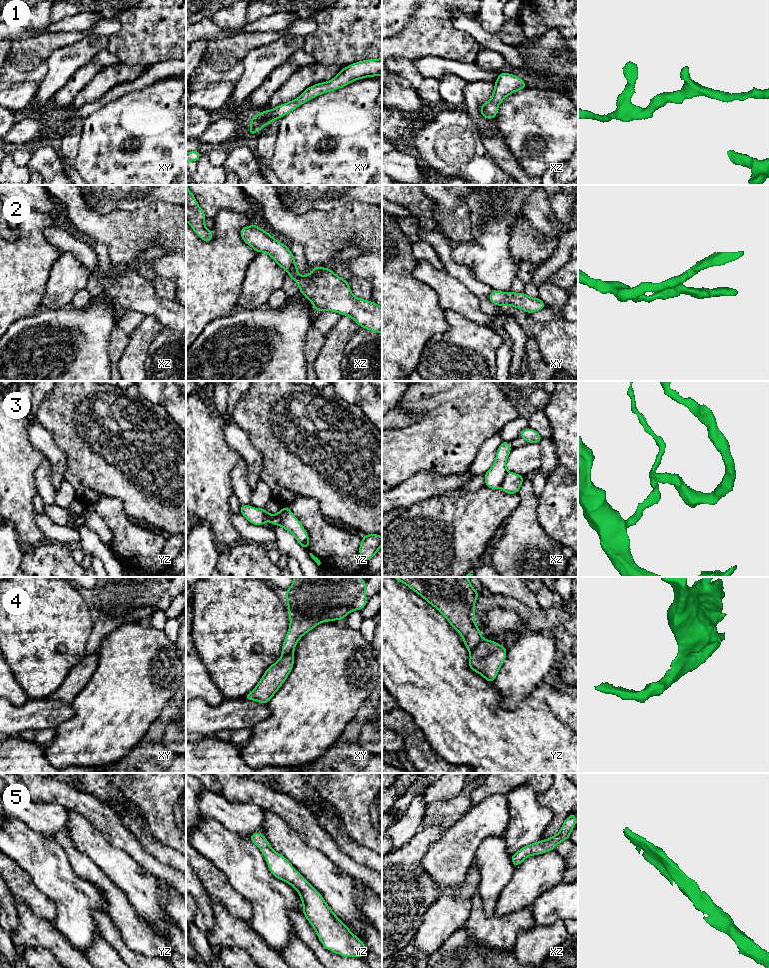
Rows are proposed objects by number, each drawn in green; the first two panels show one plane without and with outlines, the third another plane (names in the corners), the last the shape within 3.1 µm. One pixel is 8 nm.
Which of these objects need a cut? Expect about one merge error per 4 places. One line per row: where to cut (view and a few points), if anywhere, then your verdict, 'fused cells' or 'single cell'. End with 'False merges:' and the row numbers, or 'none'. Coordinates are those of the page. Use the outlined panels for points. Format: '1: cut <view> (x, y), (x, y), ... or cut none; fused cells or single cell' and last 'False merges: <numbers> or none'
1: cut none; single cell
2: cut none; single cell
3: cut xz (508, 472), (500, 487); fused cells
4: cut yz (481, 638), (470, 653); fused cells
5: cut none; single cell
False merges: 3, 4

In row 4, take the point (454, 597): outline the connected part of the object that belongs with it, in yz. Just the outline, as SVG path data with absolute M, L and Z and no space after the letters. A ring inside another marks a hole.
M392 577L407 585L442 613L449 624L463 637L469 653L478 645L482 636L475 624L474 604L481 594L474 590L468 577Z

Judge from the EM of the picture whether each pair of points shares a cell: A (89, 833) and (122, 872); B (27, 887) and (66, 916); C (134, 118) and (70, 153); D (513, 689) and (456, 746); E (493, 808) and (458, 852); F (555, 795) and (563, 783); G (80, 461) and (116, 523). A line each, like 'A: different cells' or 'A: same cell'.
A: same cell
B: different cells
C: different cells
D: different cells
E: same cell
F: same cell
G: different cells

